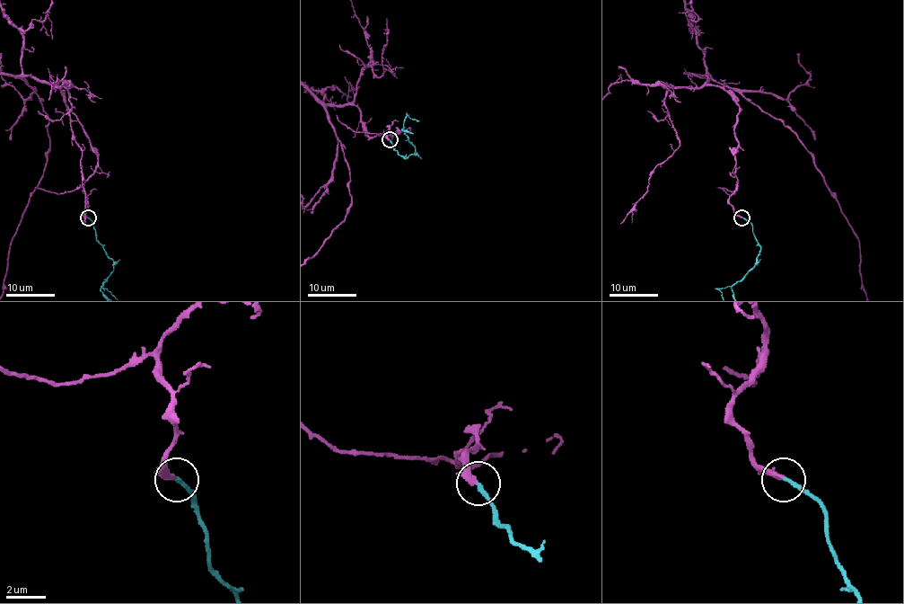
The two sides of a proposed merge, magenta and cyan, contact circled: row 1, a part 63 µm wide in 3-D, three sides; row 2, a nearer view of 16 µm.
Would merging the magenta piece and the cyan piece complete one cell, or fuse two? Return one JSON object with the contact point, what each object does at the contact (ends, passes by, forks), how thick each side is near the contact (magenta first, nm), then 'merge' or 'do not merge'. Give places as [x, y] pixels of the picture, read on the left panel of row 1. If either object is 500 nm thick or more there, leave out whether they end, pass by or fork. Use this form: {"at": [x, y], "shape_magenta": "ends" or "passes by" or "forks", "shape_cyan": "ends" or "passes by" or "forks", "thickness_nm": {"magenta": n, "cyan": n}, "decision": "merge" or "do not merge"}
{"at": [88, 217], "shape_magenta": "ends", "shape_cyan": "ends", "thickness_nm": {"magenta": 360, "cyan": 200}, "decision": "merge"}

